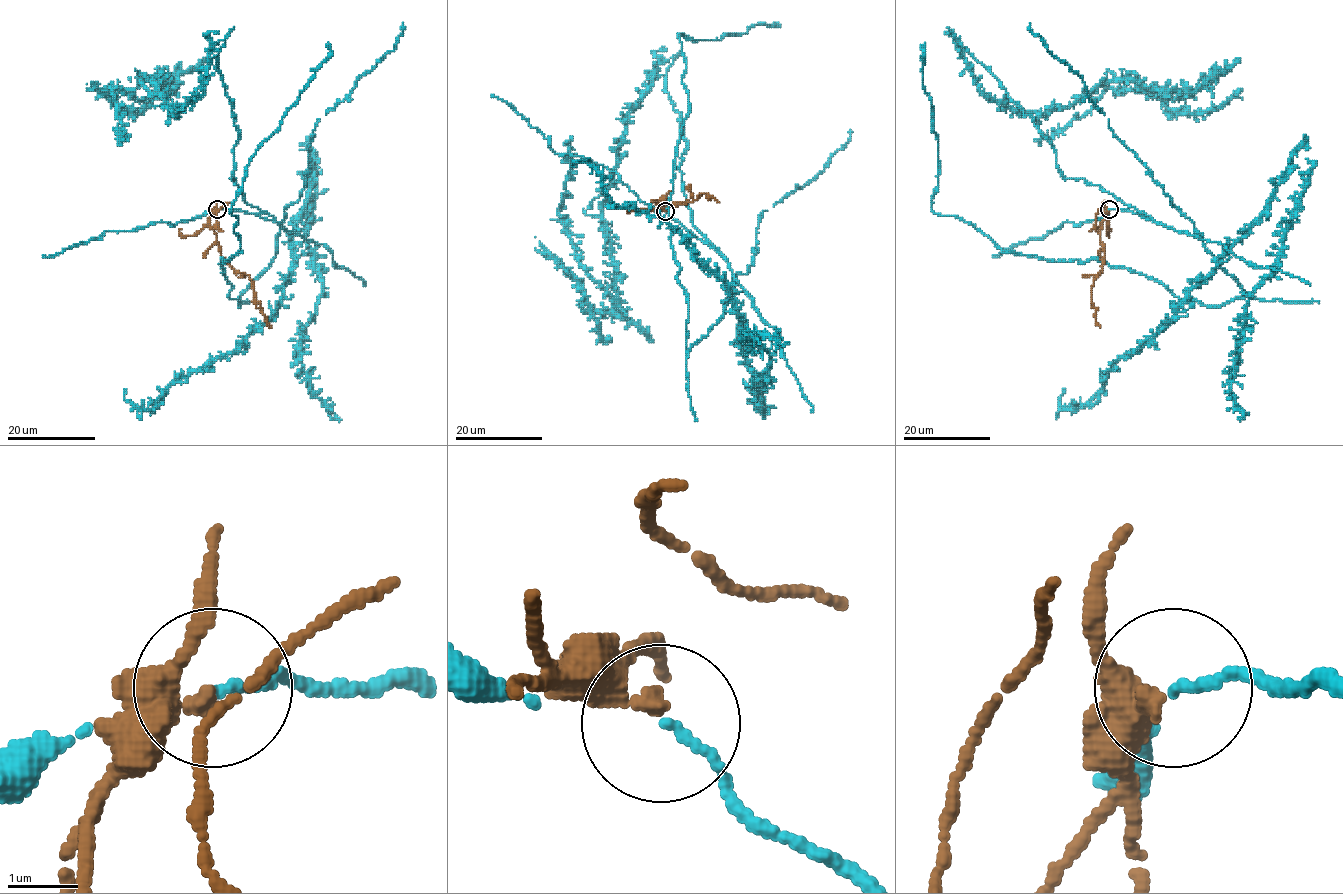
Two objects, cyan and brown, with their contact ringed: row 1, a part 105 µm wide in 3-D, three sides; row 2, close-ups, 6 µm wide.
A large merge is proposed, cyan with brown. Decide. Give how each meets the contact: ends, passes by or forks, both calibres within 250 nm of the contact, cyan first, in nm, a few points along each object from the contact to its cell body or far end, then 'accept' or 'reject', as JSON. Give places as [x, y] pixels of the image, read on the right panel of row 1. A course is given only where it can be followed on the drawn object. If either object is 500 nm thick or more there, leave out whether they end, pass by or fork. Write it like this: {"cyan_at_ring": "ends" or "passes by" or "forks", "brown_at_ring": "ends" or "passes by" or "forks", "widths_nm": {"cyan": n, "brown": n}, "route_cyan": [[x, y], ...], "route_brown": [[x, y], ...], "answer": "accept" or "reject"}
{"cyan_at_ring": "ends", "brown_at_ring": "ends", "widths_nm": {"cyan": 120, "brown": 320}, "route_cyan": [[1109, 209], [1153, 219], [1065, 178], [956, 40], [1015, 111], [1105, 81], [1181, 90], [1107, 88], [1035, 142]], "route_brown": [[1109, 209], [1098, 230], [1104, 261], [1090, 288], [1096, 322], [1100, 327]], "answer": "reject"}

